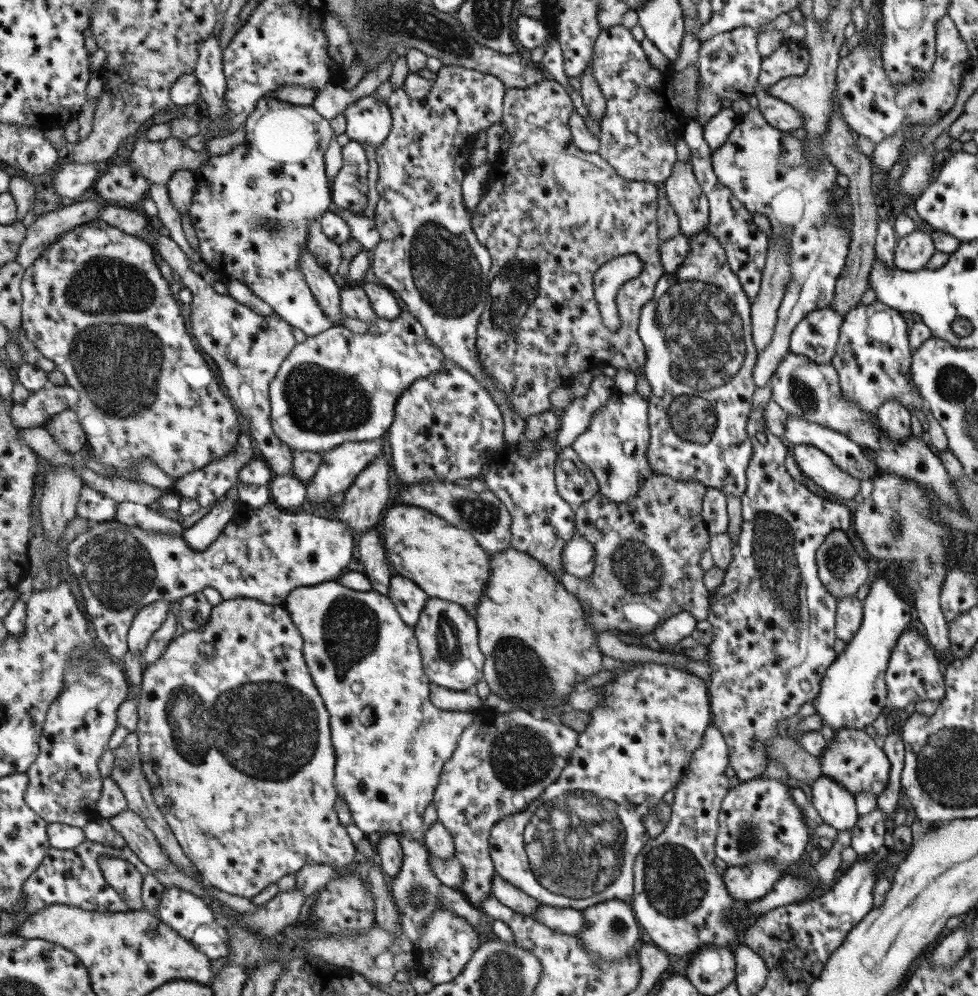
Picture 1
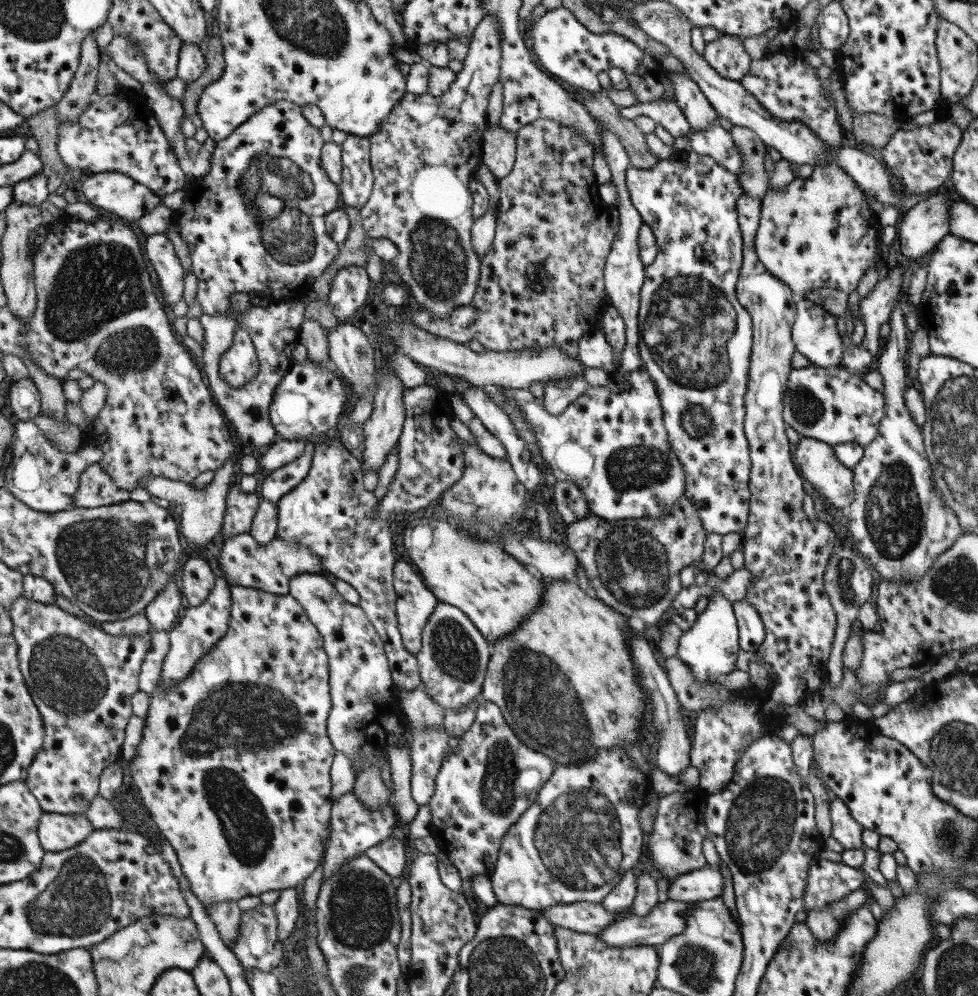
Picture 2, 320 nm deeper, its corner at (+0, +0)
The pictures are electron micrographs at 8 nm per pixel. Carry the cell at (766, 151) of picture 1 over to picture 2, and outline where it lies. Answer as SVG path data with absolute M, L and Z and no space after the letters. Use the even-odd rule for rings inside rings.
M710 124L703 130L692 131L688 145L691 151L698 155L710 156L719 166L737 176L742 169L740 152L734 145L729 131L718 124Z

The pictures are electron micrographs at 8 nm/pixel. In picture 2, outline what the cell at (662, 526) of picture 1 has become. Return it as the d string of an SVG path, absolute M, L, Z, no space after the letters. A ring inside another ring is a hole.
M682 496L670 511L666 510L660 518L642 516L607 522L588 513L587 516L567 524L564 536L567 536L567 547L573 551L578 566L584 570L584 575L594 589L596 598L624 617L633 616L633 618L639 618L645 626L653 626L667 615L674 596L683 587L678 577L681 568L693 565L696 572L711 572L711 568L706 568L702 564L703 542L707 534L699 522L697 511L697 503Z

